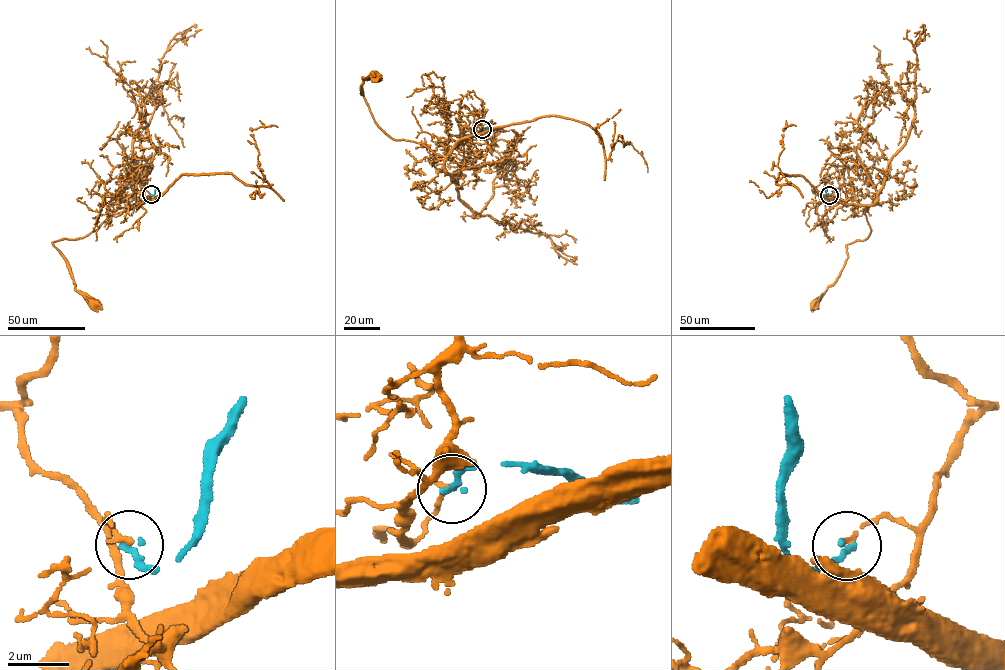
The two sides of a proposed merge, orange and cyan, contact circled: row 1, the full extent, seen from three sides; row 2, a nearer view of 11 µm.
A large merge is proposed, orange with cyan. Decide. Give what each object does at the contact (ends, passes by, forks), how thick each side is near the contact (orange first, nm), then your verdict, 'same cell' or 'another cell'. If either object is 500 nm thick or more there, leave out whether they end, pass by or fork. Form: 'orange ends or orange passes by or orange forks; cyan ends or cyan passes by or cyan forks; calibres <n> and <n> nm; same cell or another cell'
orange ends; cyan ends; calibres 160 and 200 nm; another cell

